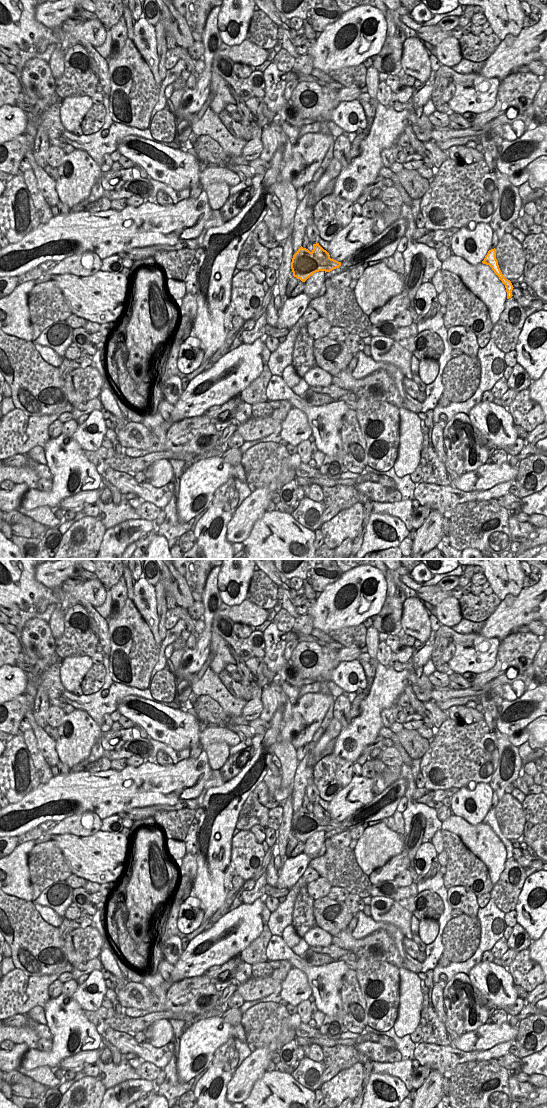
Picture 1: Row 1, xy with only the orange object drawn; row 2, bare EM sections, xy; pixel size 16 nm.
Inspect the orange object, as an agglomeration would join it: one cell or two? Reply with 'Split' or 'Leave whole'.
Split

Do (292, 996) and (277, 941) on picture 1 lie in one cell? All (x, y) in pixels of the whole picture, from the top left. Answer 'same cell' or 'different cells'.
different cells

